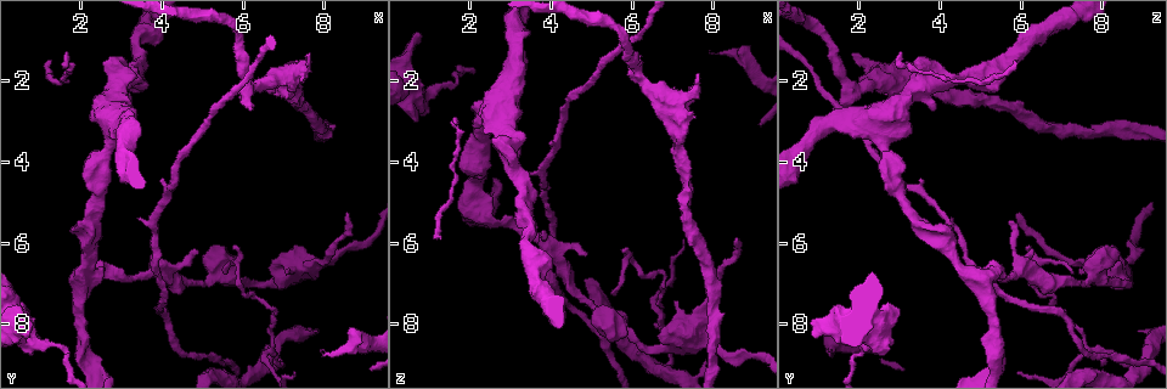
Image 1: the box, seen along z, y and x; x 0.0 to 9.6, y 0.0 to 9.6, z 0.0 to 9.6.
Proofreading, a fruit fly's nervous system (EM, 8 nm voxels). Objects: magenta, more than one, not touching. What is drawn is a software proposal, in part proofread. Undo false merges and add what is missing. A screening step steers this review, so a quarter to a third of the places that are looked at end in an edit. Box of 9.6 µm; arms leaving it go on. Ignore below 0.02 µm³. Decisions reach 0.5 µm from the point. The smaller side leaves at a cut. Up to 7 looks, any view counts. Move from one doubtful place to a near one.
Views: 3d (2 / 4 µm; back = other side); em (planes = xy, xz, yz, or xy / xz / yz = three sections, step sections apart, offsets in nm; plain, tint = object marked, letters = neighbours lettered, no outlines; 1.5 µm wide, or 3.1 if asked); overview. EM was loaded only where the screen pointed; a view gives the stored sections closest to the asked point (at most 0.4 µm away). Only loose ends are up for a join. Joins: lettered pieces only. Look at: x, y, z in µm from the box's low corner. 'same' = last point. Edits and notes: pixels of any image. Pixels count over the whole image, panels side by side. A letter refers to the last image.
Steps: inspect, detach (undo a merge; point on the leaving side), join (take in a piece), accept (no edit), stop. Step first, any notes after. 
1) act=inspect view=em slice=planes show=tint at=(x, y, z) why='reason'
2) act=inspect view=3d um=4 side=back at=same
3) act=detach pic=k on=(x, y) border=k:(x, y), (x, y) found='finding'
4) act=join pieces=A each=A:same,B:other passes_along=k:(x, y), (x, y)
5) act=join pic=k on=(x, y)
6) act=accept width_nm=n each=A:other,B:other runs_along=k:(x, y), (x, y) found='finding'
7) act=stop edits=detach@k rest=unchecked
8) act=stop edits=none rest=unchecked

act=inspect view=em slice=planes show=letters at=(3.80, 5.45, 5.75) why='free end'

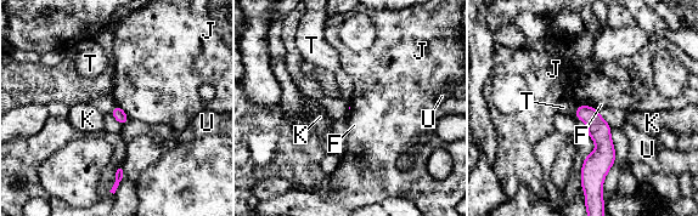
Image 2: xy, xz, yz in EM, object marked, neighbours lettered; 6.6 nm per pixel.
act=accept each=F:other,J:other,K:other,T:other,U:other runs_along=2:(580, 108), (601, 135), (590, 180) found='none of them fits'

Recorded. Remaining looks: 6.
act=inspect view=em slice=yz step=4 show=tint at=(5.95, 7.05, 6.30) why='abrupt turn'

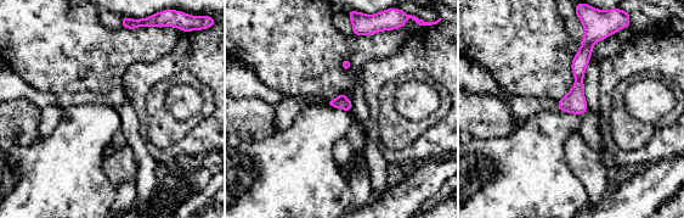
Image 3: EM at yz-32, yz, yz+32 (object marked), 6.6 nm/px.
act=inspect view=em slice=planes show=letters at=same why='another direction'

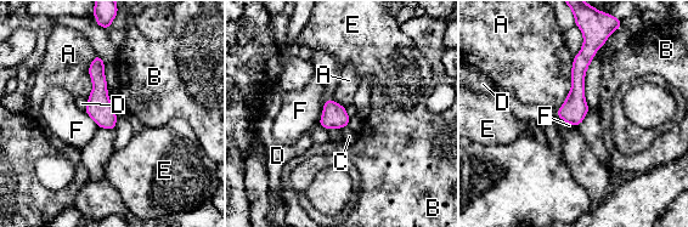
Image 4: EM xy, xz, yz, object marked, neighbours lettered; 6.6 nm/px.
act=accept each=A:other,B:other,C:other,D:other,E:other,F:other runs_along=4:(590, 46), (577, 72), (574, 121) found='all the same neuron'

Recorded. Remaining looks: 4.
act=inspect view=3d um=4 side=back at=(7.65, 6.65, 8.30) why='thick turns thin'

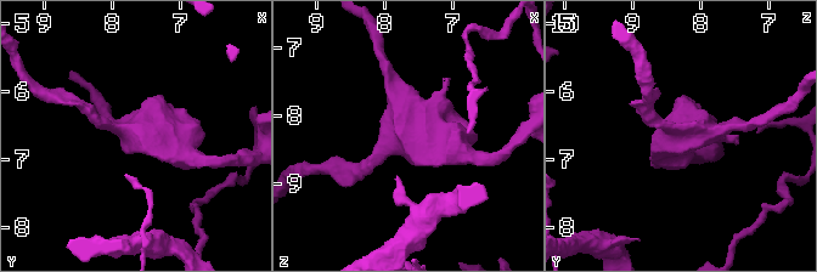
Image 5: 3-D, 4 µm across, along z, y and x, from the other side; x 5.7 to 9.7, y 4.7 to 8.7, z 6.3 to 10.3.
act=inspect view=em slice=planes show=letters at=(7.75, 6.60, 8.30)

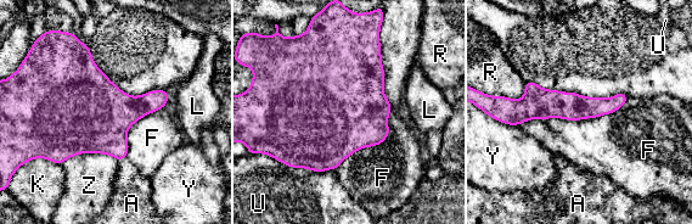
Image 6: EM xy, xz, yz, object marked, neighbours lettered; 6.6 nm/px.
act=accept longest_contact=F:950nm each=A:other,F:other,K:other,L:other,R:other,U:other,Y:other,Z:other runs_along=6:(623, 98), (608, 106), (513, 105) found='all the same neuron'

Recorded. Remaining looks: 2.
act=stop edits=none rest=unchecked

